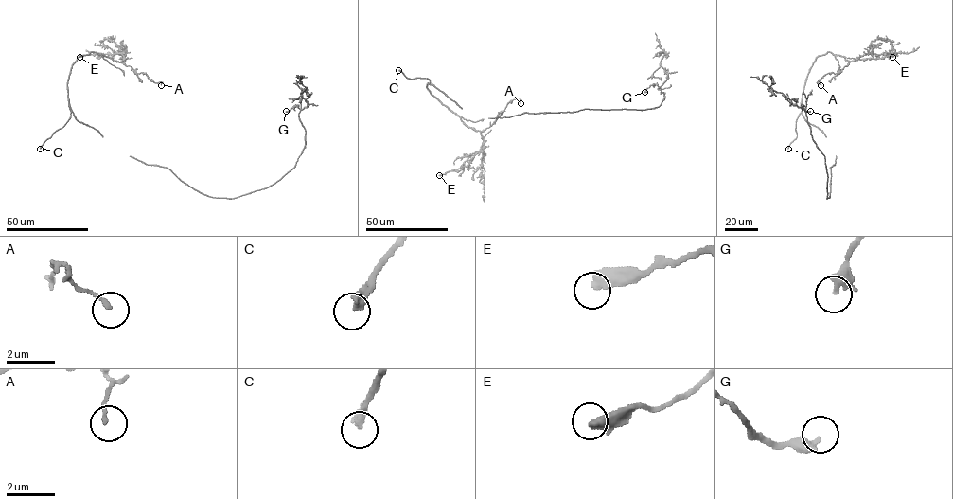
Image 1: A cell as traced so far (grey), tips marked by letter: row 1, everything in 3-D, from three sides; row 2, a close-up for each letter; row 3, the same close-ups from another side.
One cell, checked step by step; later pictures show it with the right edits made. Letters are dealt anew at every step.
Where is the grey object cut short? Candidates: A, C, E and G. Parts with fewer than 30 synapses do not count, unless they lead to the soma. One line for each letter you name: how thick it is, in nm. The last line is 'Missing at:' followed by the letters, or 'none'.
C: Thickness 320 nm
Missing at: C

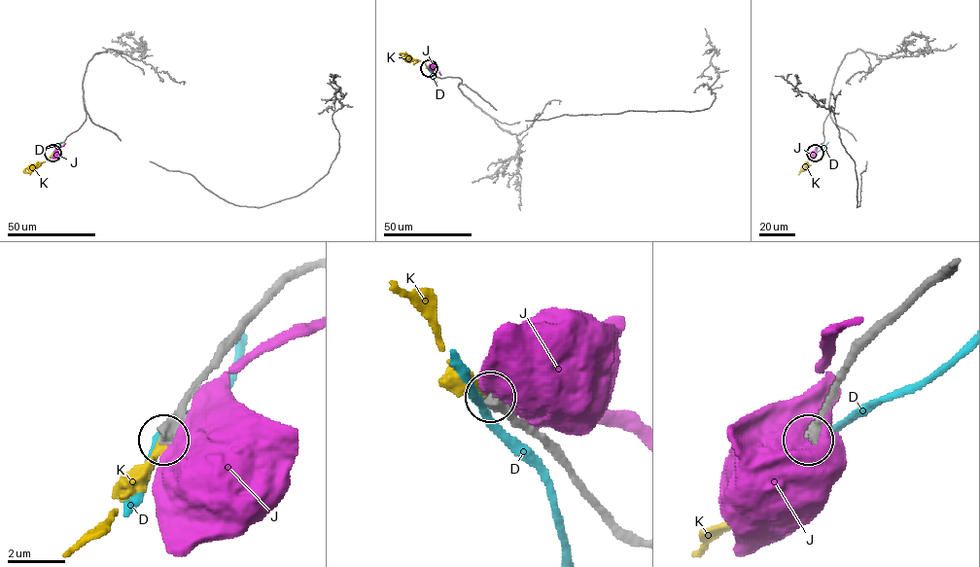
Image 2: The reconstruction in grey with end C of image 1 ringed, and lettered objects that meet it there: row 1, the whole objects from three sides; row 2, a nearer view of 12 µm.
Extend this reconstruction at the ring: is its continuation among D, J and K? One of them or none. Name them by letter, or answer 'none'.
K

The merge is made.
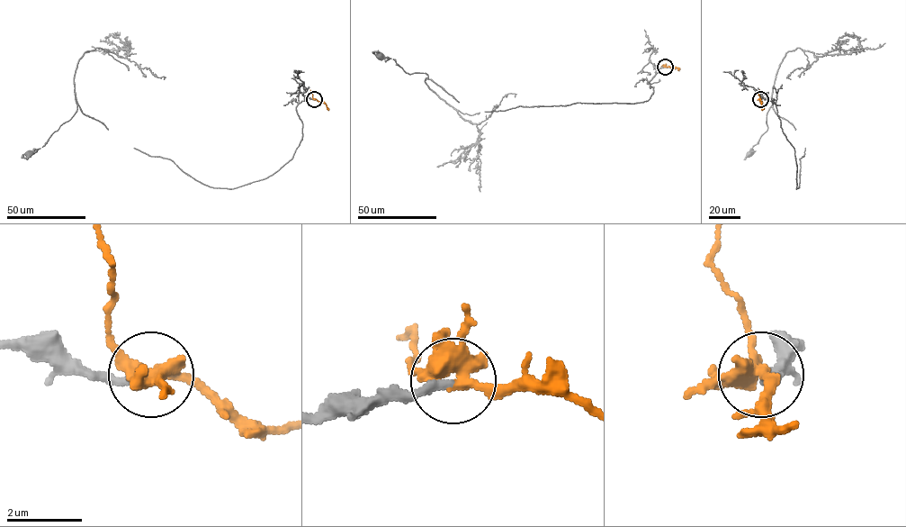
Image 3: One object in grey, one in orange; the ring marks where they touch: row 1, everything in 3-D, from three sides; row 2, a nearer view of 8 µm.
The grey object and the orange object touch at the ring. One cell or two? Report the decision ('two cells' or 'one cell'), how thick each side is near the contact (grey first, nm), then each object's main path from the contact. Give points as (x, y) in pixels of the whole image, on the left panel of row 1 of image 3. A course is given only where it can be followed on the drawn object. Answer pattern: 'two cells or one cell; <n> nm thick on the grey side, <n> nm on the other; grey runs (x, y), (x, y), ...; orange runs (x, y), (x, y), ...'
one cell; 220 nm thick on the grey side, 380 nm on the other; grey runs (314, 99), (296, 107), (302, 137), (292, 158), (235, 188), (210, 186), (148, 156), (77, 104), (29, 153); orange runs (314, 99), (325, 103), (328, 110)

